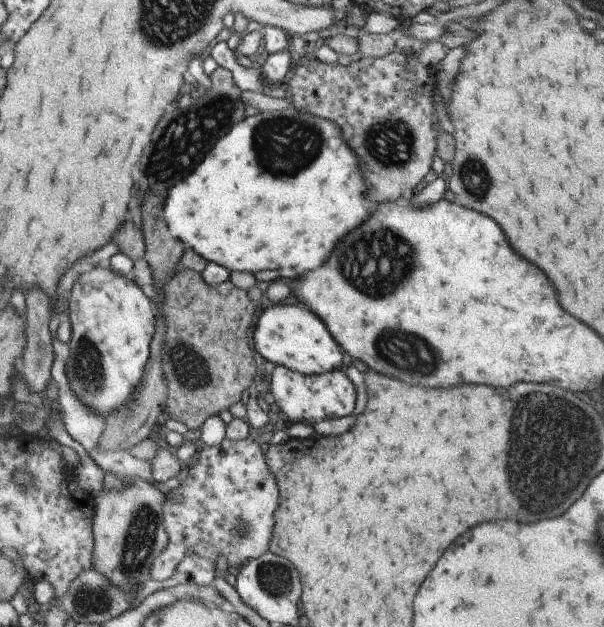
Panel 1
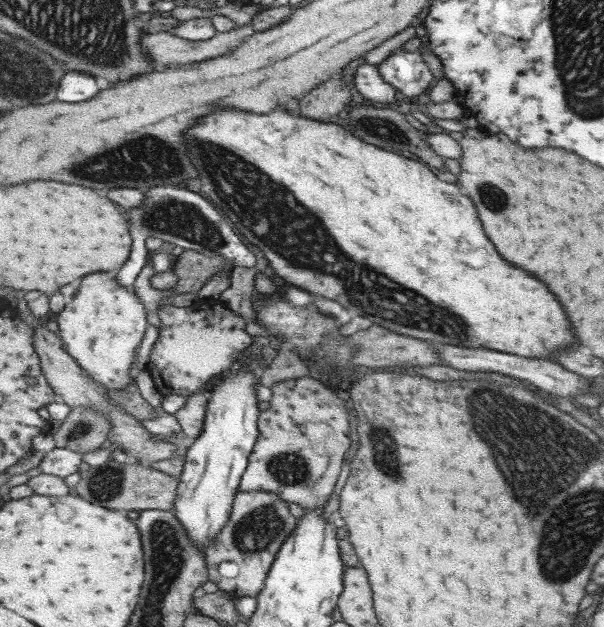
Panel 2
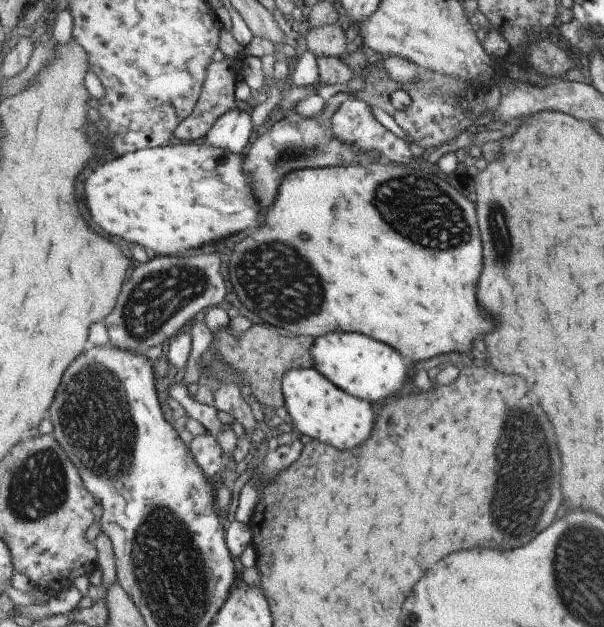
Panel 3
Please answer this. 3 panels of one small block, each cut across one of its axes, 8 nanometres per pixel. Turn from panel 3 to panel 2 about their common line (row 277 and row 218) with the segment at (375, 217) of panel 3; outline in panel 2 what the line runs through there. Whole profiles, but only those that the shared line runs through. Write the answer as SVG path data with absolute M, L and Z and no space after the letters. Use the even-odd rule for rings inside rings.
M277 108L271 114L253 114L245 110L215 110L211 116L205 116L191 132L187 132L187 146L189 146L189 158L195 164L199 172L209 172L201 174L199 180L203 184L203 194L215 202L226 215L223 214L225 222L239 234L245 234L255 246L259 246L263 253L254 245L250 244L244 237L241 237L243 244L257 256L257 264L254 266L266 276L274 274L268 265L268 261L263 254L271 260L271 266L277 270L281 278L285 278L291 284L297 284L309 292L317 292L325 298L341 302L345 308L355 310L357 314L373 320L375 324L383 324L385 328L423 338L423 340L435 340L435 342L445 342L445 344L457 344L457 346L467 346L475 348L493 348L499 352L511 352L519 356L537 356L545 358L547 352L561 350L565 346L575 344L575 336L571 330L571 324L567 322L567 314L563 312L563 306L557 302L555 294L549 292L549 288L539 282L537 278L529 276L527 272L509 266L509 262L503 260L503 256L497 252L495 244L489 240L483 222L479 218L479 212L475 212L475 204L469 196L461 192L461 188L456 184L456 180L442 176L437 169L418 158L405 158L393 152L387 152L383 148L377 148L375 144L363 142L361 138L353 136L345 128L337 124L325 124L317 120L309 120L305 116L295 116L287 112L285 108Z

